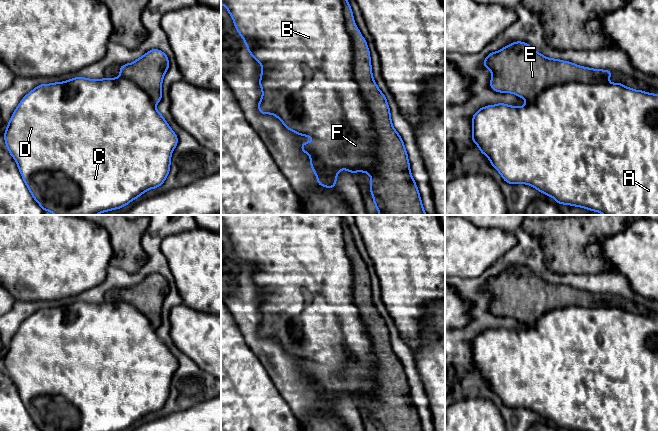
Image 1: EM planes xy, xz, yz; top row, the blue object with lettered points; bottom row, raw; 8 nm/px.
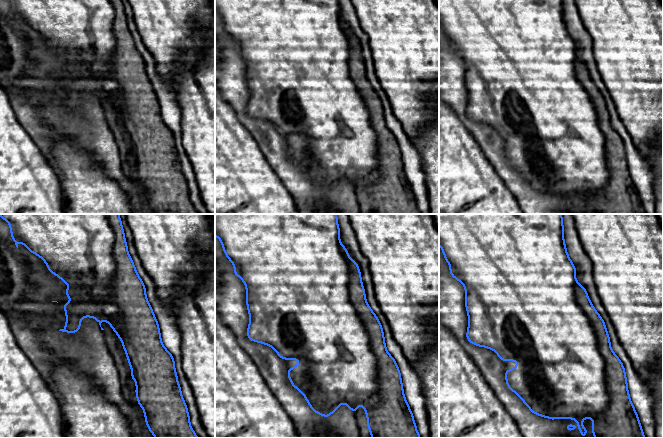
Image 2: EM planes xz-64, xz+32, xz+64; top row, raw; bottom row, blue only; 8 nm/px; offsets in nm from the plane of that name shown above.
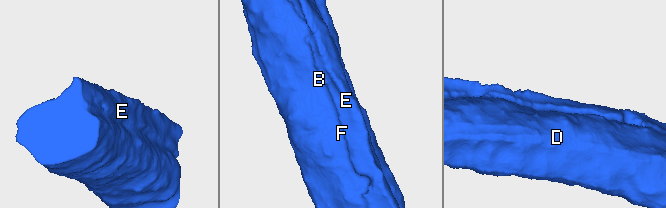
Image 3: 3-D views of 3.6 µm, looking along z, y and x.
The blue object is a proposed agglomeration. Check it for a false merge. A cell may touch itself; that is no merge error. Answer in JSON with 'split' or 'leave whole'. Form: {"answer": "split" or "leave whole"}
{"answer": "split"}

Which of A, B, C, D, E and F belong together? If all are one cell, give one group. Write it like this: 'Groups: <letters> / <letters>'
Groups: A B C D F / E

